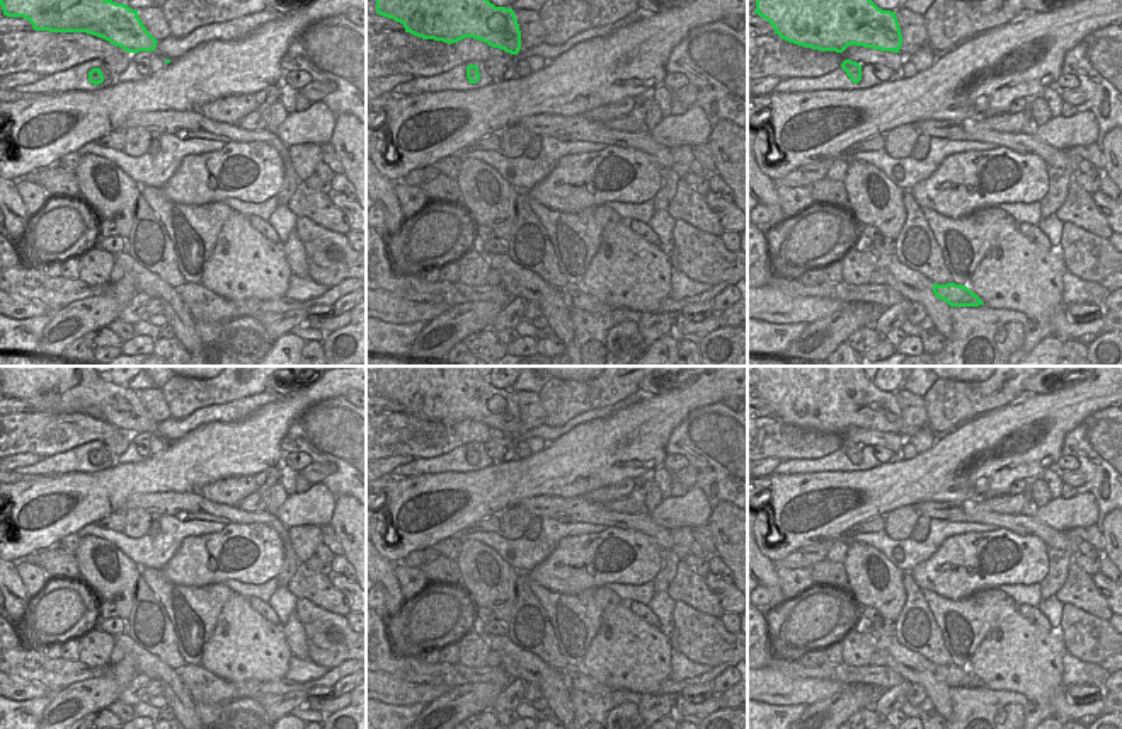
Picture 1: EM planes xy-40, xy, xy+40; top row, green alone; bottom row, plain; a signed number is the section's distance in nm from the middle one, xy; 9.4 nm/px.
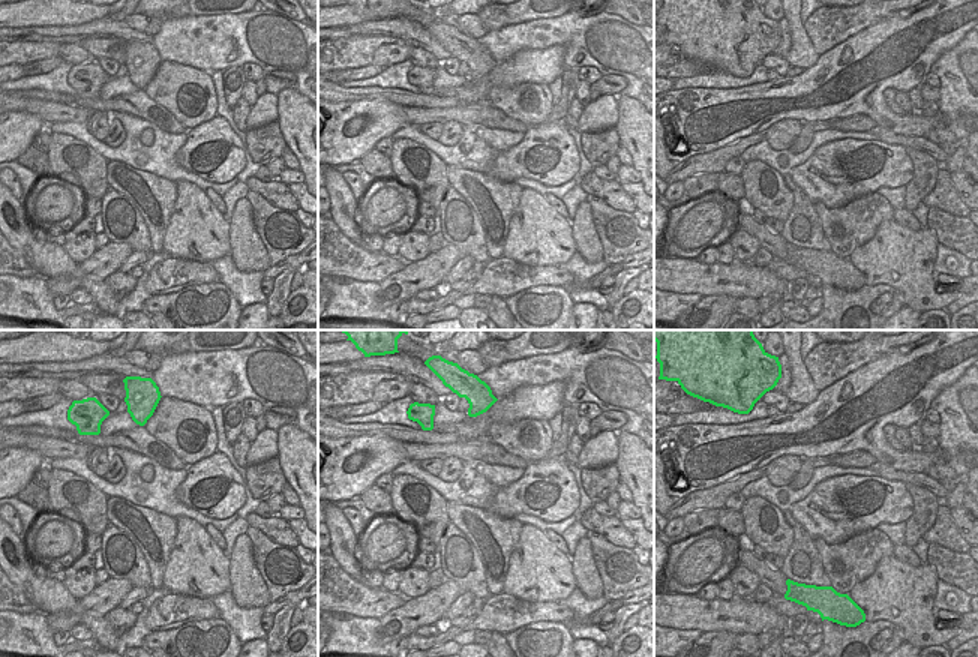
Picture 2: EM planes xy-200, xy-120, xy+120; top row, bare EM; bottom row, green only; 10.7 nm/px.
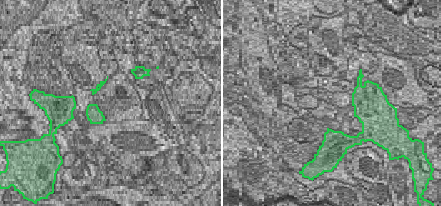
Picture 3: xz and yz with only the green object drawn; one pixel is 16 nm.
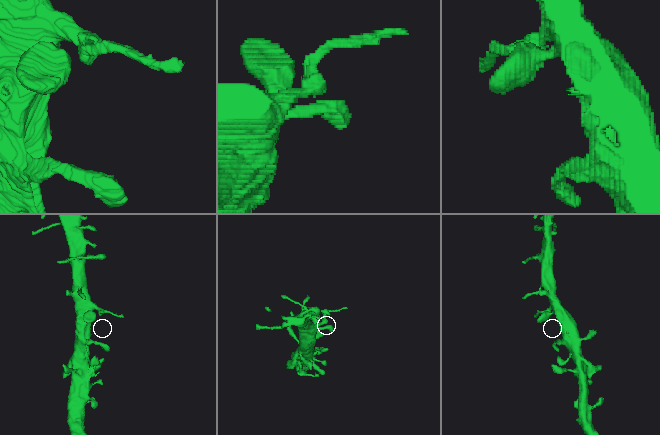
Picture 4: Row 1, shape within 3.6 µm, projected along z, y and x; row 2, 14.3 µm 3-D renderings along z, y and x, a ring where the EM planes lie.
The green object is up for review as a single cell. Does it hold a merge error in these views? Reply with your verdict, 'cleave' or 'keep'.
keep

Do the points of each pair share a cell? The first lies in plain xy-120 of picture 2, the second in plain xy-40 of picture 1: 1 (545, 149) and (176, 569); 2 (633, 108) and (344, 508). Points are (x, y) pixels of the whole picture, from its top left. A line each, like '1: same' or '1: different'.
1: same
2: same

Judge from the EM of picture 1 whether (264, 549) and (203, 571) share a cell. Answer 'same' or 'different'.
same

